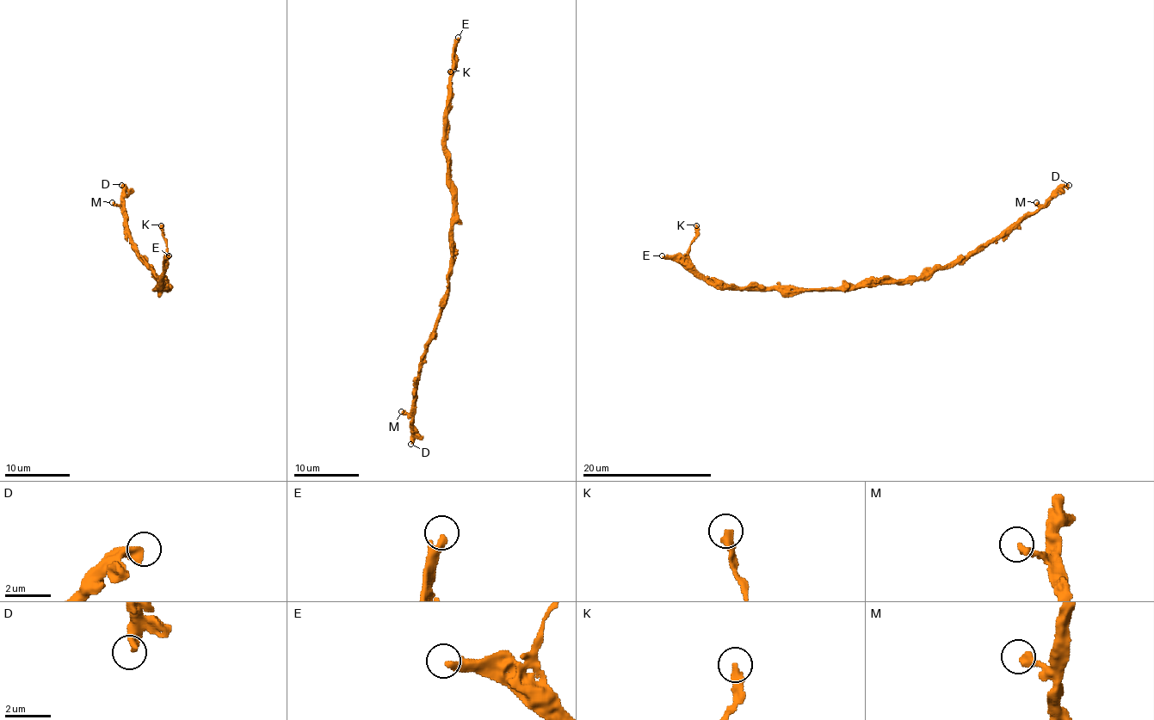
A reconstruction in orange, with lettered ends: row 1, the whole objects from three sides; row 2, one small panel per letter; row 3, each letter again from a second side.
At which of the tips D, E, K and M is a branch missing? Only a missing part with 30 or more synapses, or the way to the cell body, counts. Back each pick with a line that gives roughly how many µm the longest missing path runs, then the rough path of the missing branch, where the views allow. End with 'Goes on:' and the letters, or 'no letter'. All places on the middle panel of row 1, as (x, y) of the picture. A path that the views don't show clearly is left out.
E: Missing length about 60 µm
Goes on: E

